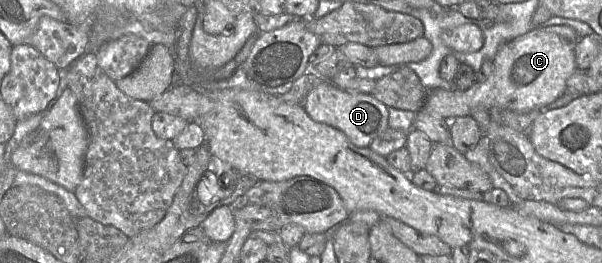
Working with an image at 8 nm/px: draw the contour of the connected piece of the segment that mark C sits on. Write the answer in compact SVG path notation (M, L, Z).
M567 25L535 27L498 50L493 72L486 80L474 82L464 91L429 90L423 108L448 123L455 117L471 115L476 109L500 107L525 112L547 106L567 91L567 80L577 69L575 48L580 38Z

